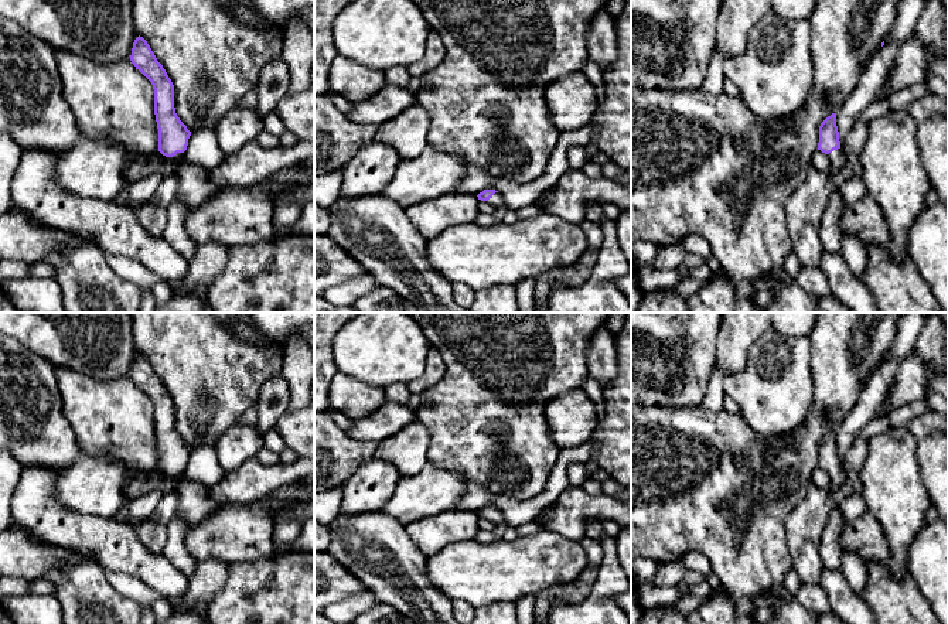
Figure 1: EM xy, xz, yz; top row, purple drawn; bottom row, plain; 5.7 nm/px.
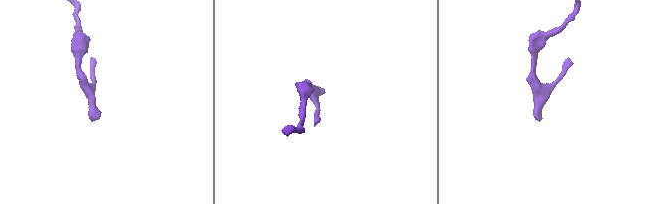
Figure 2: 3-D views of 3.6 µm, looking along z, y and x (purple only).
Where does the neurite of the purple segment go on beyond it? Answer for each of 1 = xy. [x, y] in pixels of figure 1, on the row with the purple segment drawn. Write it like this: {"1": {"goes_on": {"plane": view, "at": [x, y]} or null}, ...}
{"1": {"goes_on": {"plane": "xy", "at": [194, 184]}}}

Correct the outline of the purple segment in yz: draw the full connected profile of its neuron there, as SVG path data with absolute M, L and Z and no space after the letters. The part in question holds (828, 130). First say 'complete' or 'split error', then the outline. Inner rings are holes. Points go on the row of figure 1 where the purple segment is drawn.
split error | M836 113L821 123L818 150L828 156L829 168L826 171L811 168L787 202L792 252L802 267L819 267L821 265L823 246L819 231L822 215L832 194L831 177L848 164L840 149Z

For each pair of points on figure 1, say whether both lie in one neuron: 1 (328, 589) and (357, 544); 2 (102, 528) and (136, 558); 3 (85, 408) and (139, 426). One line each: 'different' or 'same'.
1: different
2: same
3: same

